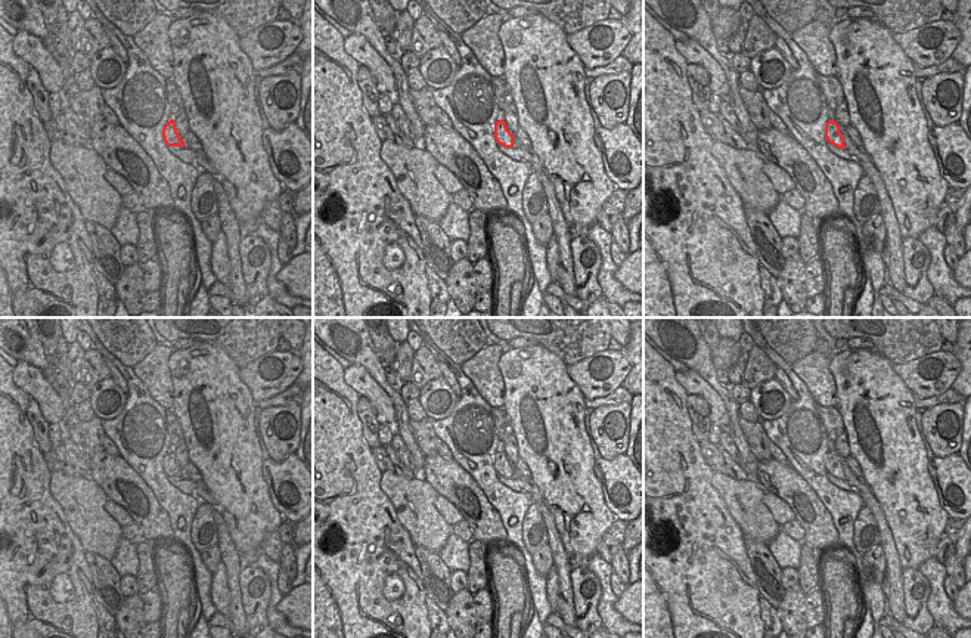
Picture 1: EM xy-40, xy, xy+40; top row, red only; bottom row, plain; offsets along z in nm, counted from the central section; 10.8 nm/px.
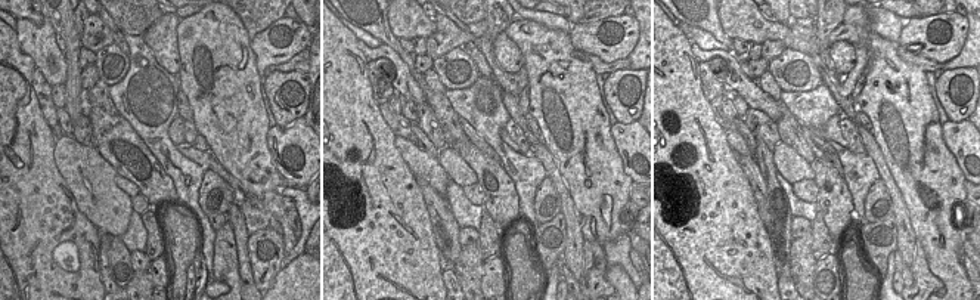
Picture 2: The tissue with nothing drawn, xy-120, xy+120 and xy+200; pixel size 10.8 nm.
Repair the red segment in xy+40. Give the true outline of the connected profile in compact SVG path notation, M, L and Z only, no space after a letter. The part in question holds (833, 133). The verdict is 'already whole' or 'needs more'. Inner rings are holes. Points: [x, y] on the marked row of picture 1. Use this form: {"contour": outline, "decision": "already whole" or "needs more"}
{"contour": "M829 120L825 124L825 137L826 137L826 142L832 143L834 146L840 149L846 149L844 139L840 131L840 126L834 120Z", "decision": "already whole"}

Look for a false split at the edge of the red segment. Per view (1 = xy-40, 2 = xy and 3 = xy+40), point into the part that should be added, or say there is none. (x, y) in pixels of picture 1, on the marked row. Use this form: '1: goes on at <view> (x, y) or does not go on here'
1: does not go on here
2: does not go on here
3: does not go on here

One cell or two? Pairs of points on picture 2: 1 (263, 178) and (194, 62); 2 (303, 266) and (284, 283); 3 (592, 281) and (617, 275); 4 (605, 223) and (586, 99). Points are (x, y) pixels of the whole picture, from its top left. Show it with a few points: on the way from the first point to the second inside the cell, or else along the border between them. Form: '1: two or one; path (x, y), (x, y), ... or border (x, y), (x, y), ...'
1: one; path (242, 150), (228, 107), (211, 90)
2: one; path (298, 271), (288, 281)
3: two; border (605, 268), (605, 277), (611, 284)
4: one; path (598, 192), (589, 164), (588, 130)

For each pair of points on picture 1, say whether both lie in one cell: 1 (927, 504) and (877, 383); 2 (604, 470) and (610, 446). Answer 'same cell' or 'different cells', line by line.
1: same cell
2: different cells

